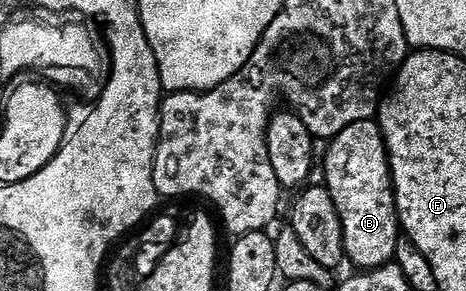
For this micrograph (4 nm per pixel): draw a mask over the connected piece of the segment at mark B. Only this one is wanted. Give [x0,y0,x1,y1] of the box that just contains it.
[322,119,401,270]

